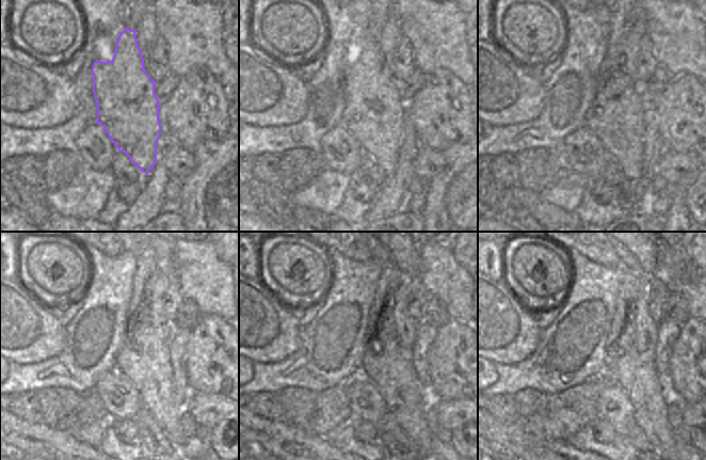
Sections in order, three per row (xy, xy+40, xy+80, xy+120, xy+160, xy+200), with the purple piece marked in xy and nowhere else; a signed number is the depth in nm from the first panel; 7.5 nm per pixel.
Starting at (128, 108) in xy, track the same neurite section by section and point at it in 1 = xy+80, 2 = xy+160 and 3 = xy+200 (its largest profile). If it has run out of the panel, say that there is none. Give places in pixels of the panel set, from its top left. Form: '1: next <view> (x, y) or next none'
1: next xy+80 (615, 116)
2: next xy+160 (391, 370)
3: next xy+200 (637, 376)

